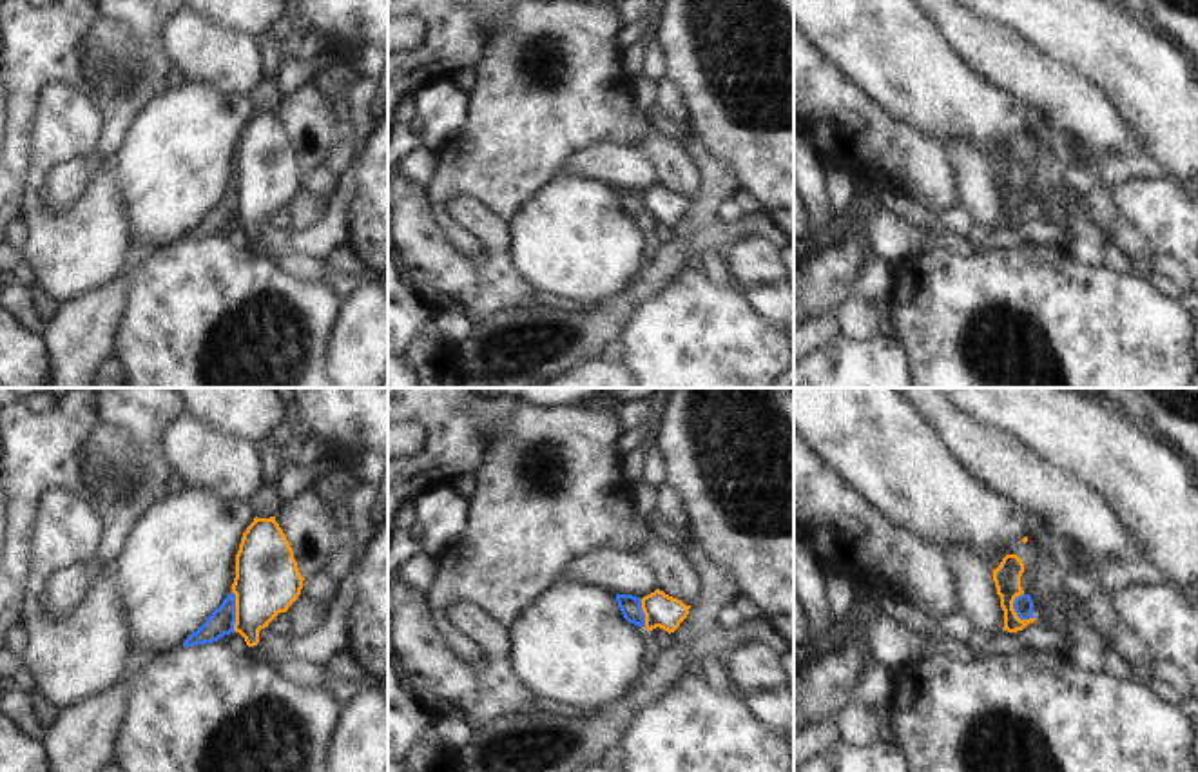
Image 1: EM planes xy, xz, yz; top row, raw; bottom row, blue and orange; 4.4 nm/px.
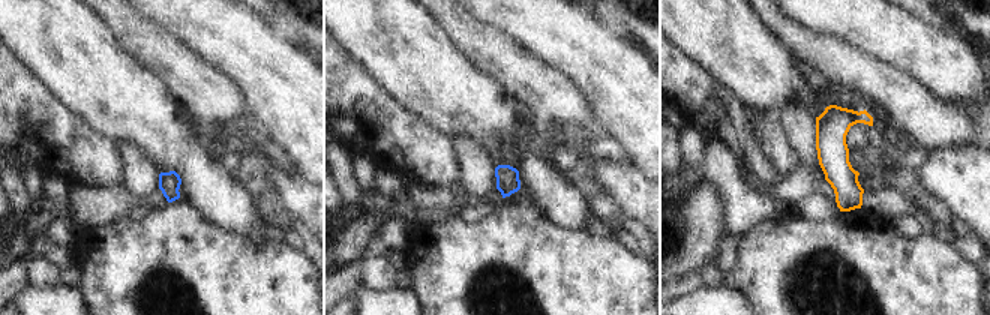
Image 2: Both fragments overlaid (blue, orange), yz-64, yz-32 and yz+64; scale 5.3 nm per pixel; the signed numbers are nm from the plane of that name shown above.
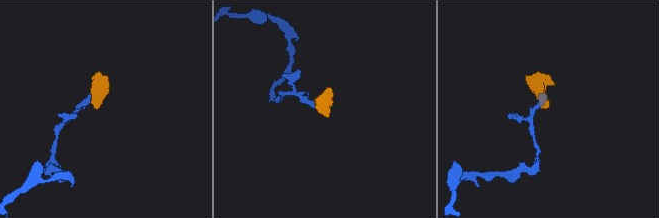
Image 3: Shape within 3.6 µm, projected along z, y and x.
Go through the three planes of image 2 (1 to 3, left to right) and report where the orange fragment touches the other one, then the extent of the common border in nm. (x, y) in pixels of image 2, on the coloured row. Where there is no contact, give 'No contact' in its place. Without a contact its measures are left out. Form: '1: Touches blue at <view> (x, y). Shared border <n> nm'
1: No contact
2: No contact
3: No contact.

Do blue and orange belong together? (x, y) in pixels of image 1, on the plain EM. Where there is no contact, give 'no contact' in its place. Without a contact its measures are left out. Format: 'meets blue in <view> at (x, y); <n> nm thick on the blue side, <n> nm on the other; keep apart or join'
meets blue in yz at (1015, 205); 90 nm thick on the blue side, 120 nm on the other; keep apart

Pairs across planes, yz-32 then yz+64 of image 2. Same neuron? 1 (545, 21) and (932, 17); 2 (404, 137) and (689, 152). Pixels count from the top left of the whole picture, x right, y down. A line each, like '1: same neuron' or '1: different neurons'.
1: different neurons
2: different neurons

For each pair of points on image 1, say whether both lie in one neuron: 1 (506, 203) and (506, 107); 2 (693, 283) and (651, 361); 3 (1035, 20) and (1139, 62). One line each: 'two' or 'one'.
1: one
2: one
3: one

